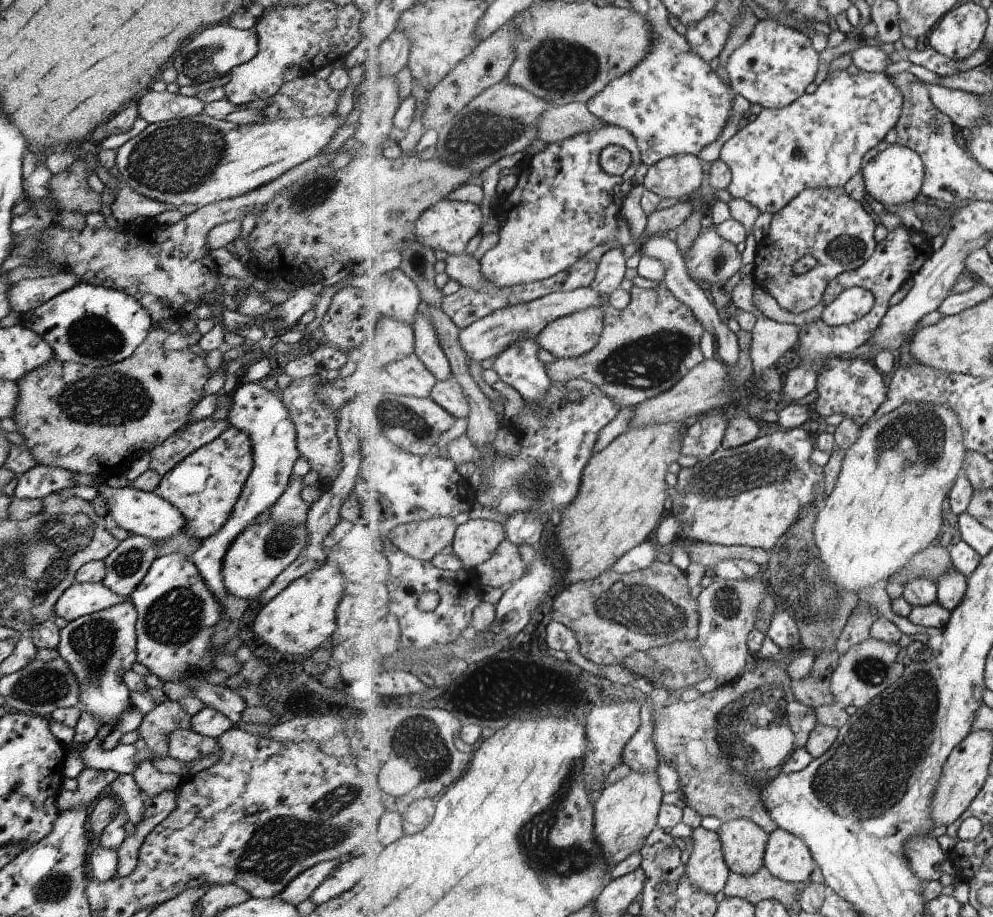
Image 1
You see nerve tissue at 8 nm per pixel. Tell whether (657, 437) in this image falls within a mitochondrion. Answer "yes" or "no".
no

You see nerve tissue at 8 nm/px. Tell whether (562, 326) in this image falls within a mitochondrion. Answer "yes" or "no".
no

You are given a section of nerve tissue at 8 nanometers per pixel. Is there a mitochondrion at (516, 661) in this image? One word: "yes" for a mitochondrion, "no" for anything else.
yes

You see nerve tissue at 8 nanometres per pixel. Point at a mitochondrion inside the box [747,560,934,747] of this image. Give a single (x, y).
(873, 672)

